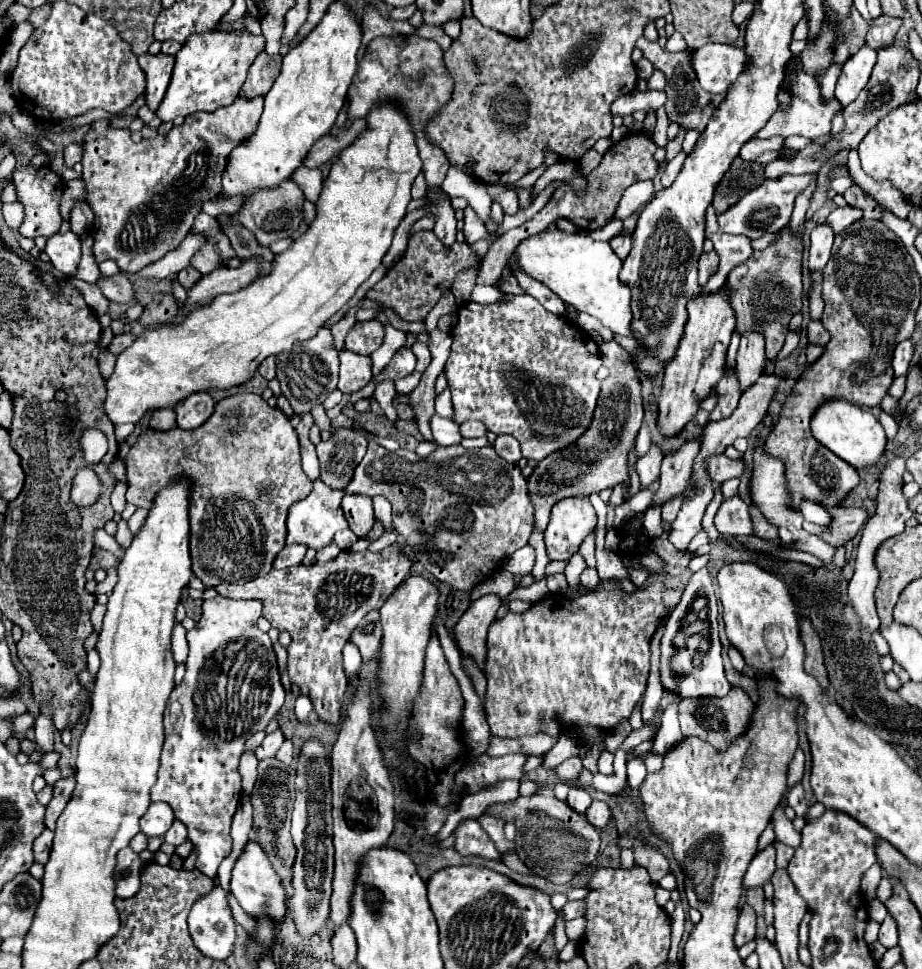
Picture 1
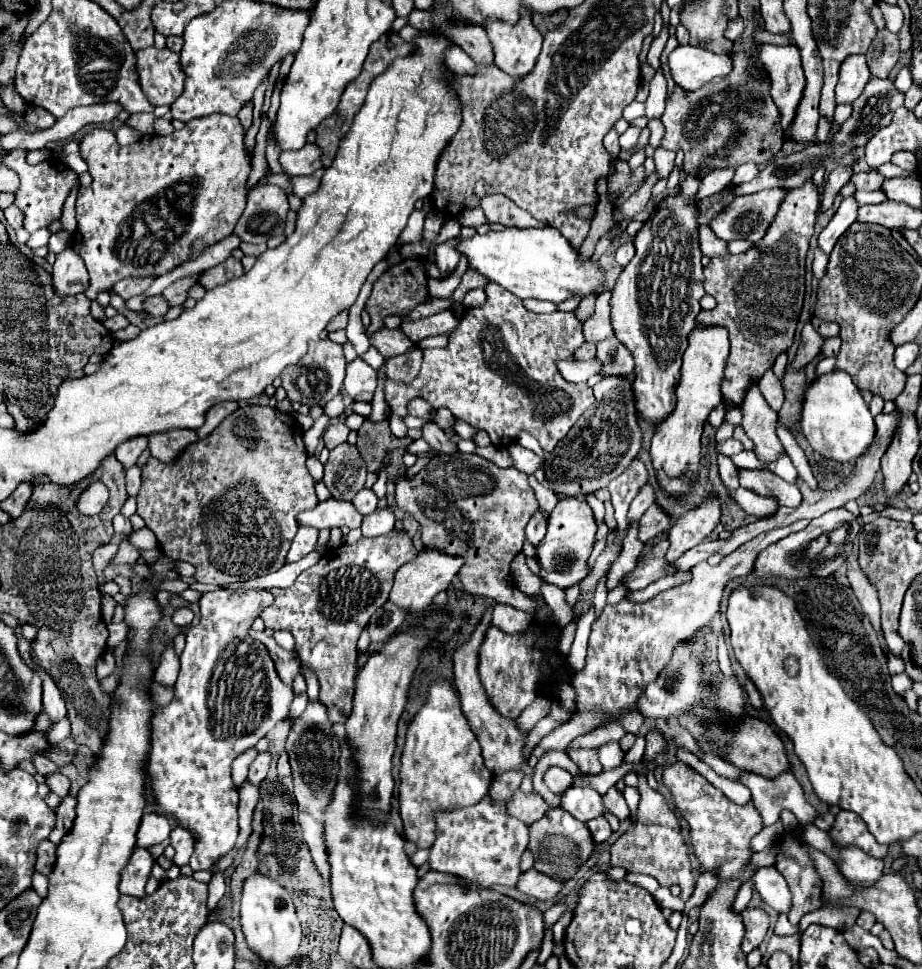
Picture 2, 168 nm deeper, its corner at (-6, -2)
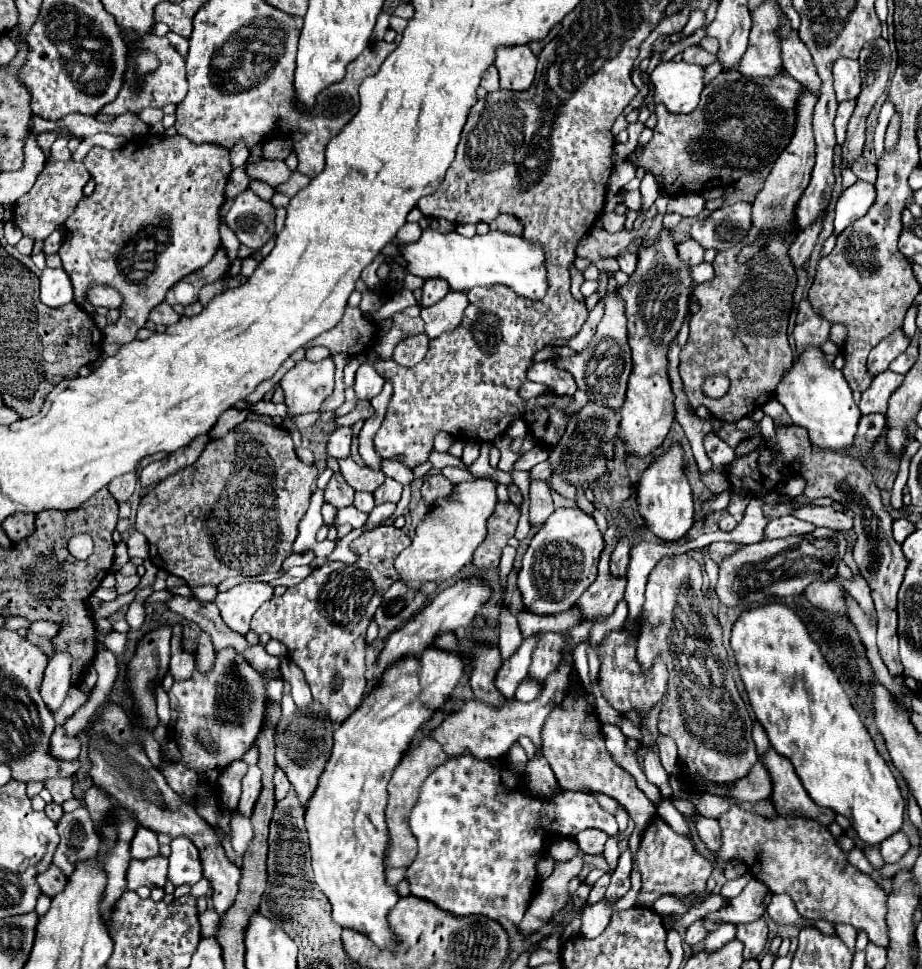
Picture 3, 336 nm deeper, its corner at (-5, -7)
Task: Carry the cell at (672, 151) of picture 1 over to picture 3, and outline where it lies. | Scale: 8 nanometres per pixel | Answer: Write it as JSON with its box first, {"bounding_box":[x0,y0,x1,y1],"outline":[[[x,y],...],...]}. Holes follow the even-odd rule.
{"bounding_box":[603,212,625,232],"outline":[[[611,212],[611,214],[605,214],[603,216],[603,226],[605,226],[605,230],[607,232],[619,232],[619,230],[623,230],[623,226],[625,226],[625,216],[619,216],[619,214],[615,214],[615,212]]]}

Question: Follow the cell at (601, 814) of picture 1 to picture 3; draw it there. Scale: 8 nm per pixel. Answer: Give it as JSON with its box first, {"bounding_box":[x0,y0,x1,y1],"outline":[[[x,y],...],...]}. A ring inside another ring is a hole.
{"bounding_box":[575,828,609,854],"outline":[[[591,828],[591,830],[579,832],[575,838],[577,838],[579,850],[583,854],[603,854],[603,846],[605,846],[605,842],[607,842],[609,836],[603,830]]]}

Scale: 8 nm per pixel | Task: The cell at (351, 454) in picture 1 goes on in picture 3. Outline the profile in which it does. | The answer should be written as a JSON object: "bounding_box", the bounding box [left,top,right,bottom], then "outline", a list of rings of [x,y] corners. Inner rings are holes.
{"bounding_box":[325,472,355,508],"outline":[[[341,472],[333,474],[327,488],[325,488],[325,502],[335,506],[335,508],[345,508],[353,504],[353,494],[355,490],[343,480]]]}

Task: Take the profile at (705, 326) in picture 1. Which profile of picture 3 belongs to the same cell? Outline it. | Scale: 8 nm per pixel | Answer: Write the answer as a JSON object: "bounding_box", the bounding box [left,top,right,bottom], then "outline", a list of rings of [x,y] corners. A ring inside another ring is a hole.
{"bounding_box":[637,446,693,542],"outline":[[[679,446],[669,448],[643,472],[637,486],[637,504],[647,530],[665,542],[681,540],[693,526],[693,492],[683,472],[683,456]]]}

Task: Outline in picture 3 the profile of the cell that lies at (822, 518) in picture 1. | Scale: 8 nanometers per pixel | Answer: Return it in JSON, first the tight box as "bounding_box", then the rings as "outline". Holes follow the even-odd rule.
{"bounding_box":[759,414,775,440],"outline":[[[765,414],[763,420],[759,422],[759,426],[761,426],[761,434],[763,434],[765,440],[773,440],[775,438],[775,422],[773,422],[771,416]]]}

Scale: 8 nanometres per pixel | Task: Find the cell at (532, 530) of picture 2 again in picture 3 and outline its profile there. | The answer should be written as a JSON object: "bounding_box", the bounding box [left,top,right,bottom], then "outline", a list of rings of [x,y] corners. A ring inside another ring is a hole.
{"bounding_box":[529,480,553,524],"outline":[[[531,480],[531,508],[529,508],[529,520],[533,524],[543,524],[553,512],[553,500],[551,500],[551,490],[545,480]]]}

